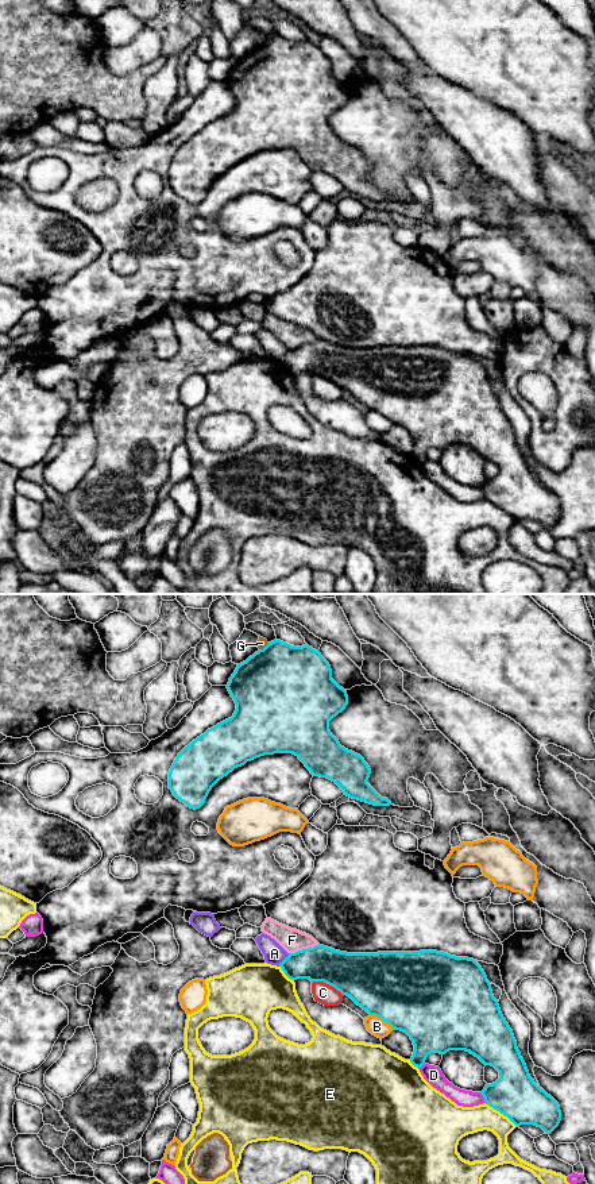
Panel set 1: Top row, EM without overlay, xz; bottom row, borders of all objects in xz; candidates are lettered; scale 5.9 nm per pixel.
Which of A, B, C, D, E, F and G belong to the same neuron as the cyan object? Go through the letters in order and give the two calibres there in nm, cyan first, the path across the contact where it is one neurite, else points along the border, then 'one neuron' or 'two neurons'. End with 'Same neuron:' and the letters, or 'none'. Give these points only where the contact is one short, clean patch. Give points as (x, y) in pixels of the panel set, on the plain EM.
A: calibres 220 and 120 nm; border xz (289, 348), (278, 361); two neurons
B: calibres 480 and 110 nm; two neurons
C: calibres 320 and 120 nm; two neurons
D: calibres 280 and 100 nm; two neurons
E: calibres 280 and 180 nm; two neurons
F: calibres 220 and 140 nm; border xz (319, 339), (289, 348); two neurons
G: calibres 500 and 60 nm; two neurons
Same neuron: none

